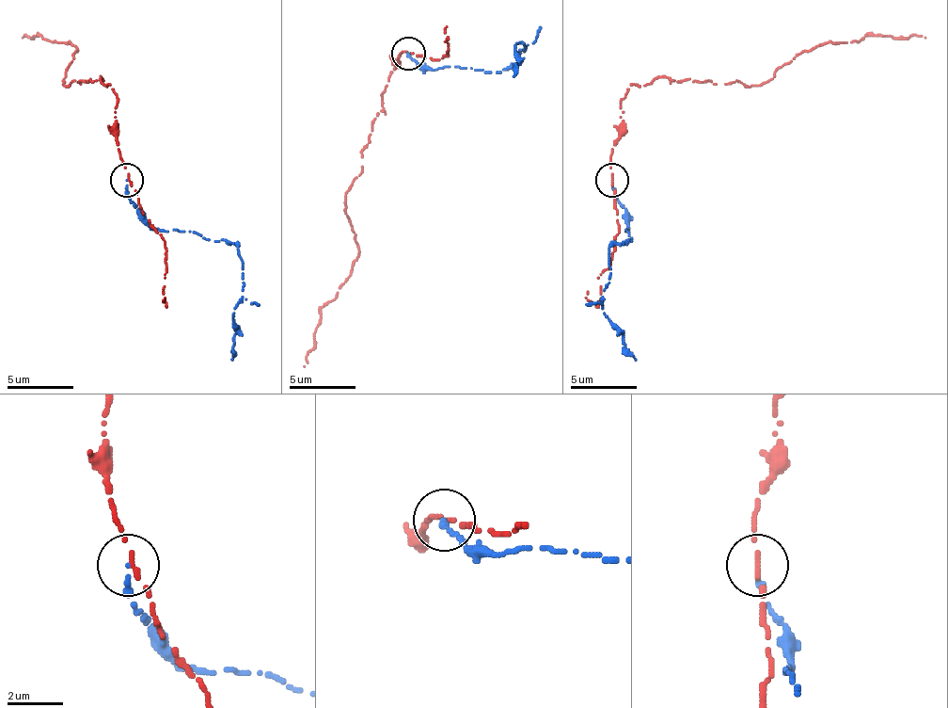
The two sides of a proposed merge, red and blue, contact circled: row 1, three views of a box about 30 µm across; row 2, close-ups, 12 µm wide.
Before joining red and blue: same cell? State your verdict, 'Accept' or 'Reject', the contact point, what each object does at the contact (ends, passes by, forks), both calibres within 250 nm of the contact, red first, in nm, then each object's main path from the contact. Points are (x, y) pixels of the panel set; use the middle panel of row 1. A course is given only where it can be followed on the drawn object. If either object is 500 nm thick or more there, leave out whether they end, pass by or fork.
Accept. Place: (408, 53). At the ring red ends. At the ring blue ends. Thickness 190 nm (red) against 190 nm. Course of red: (411, 54), (401, 51), (344, 203), (357, 246), (351, 276), (322, 309), (305, 365). Course of blue: (407, 54), (434, 71), (460, 67), (500, 71), (513, 64), (523, 44), (516, 44), (513, 77)

